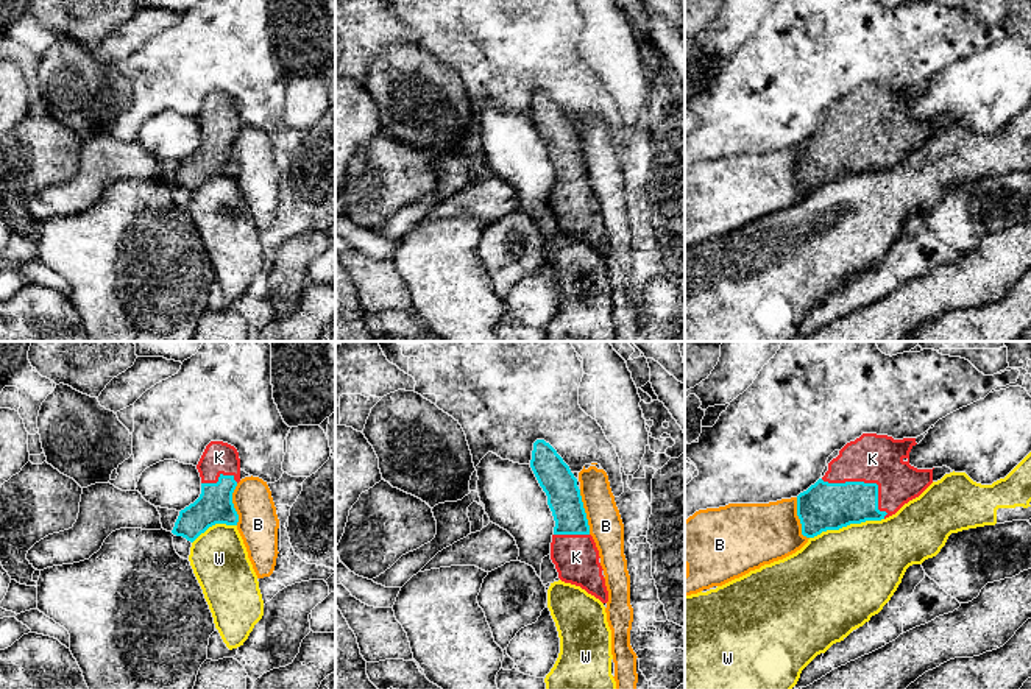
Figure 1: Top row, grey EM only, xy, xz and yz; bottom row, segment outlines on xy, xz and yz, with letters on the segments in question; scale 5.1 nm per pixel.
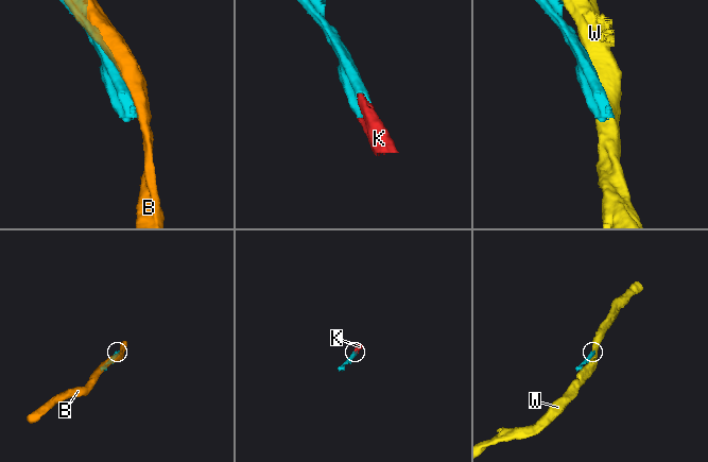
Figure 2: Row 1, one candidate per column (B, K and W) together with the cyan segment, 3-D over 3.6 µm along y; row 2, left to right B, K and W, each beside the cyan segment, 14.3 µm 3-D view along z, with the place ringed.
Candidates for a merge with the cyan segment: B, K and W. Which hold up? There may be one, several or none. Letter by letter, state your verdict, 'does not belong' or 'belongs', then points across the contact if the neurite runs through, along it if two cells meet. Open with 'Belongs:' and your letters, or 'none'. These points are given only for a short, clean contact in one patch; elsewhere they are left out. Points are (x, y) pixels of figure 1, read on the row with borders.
Belongs: K
B: does not belong
K: belongs
W: does not belong

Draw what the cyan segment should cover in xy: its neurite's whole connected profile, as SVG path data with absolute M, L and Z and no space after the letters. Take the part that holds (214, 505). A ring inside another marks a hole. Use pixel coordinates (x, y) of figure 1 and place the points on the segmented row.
M211 441L197 469L201 477L201 494L193 504L179 511L172 530L173 535L190 542L215 524L237 525L239 522L232 504L232 493L240 482L237 449L223 441Z

